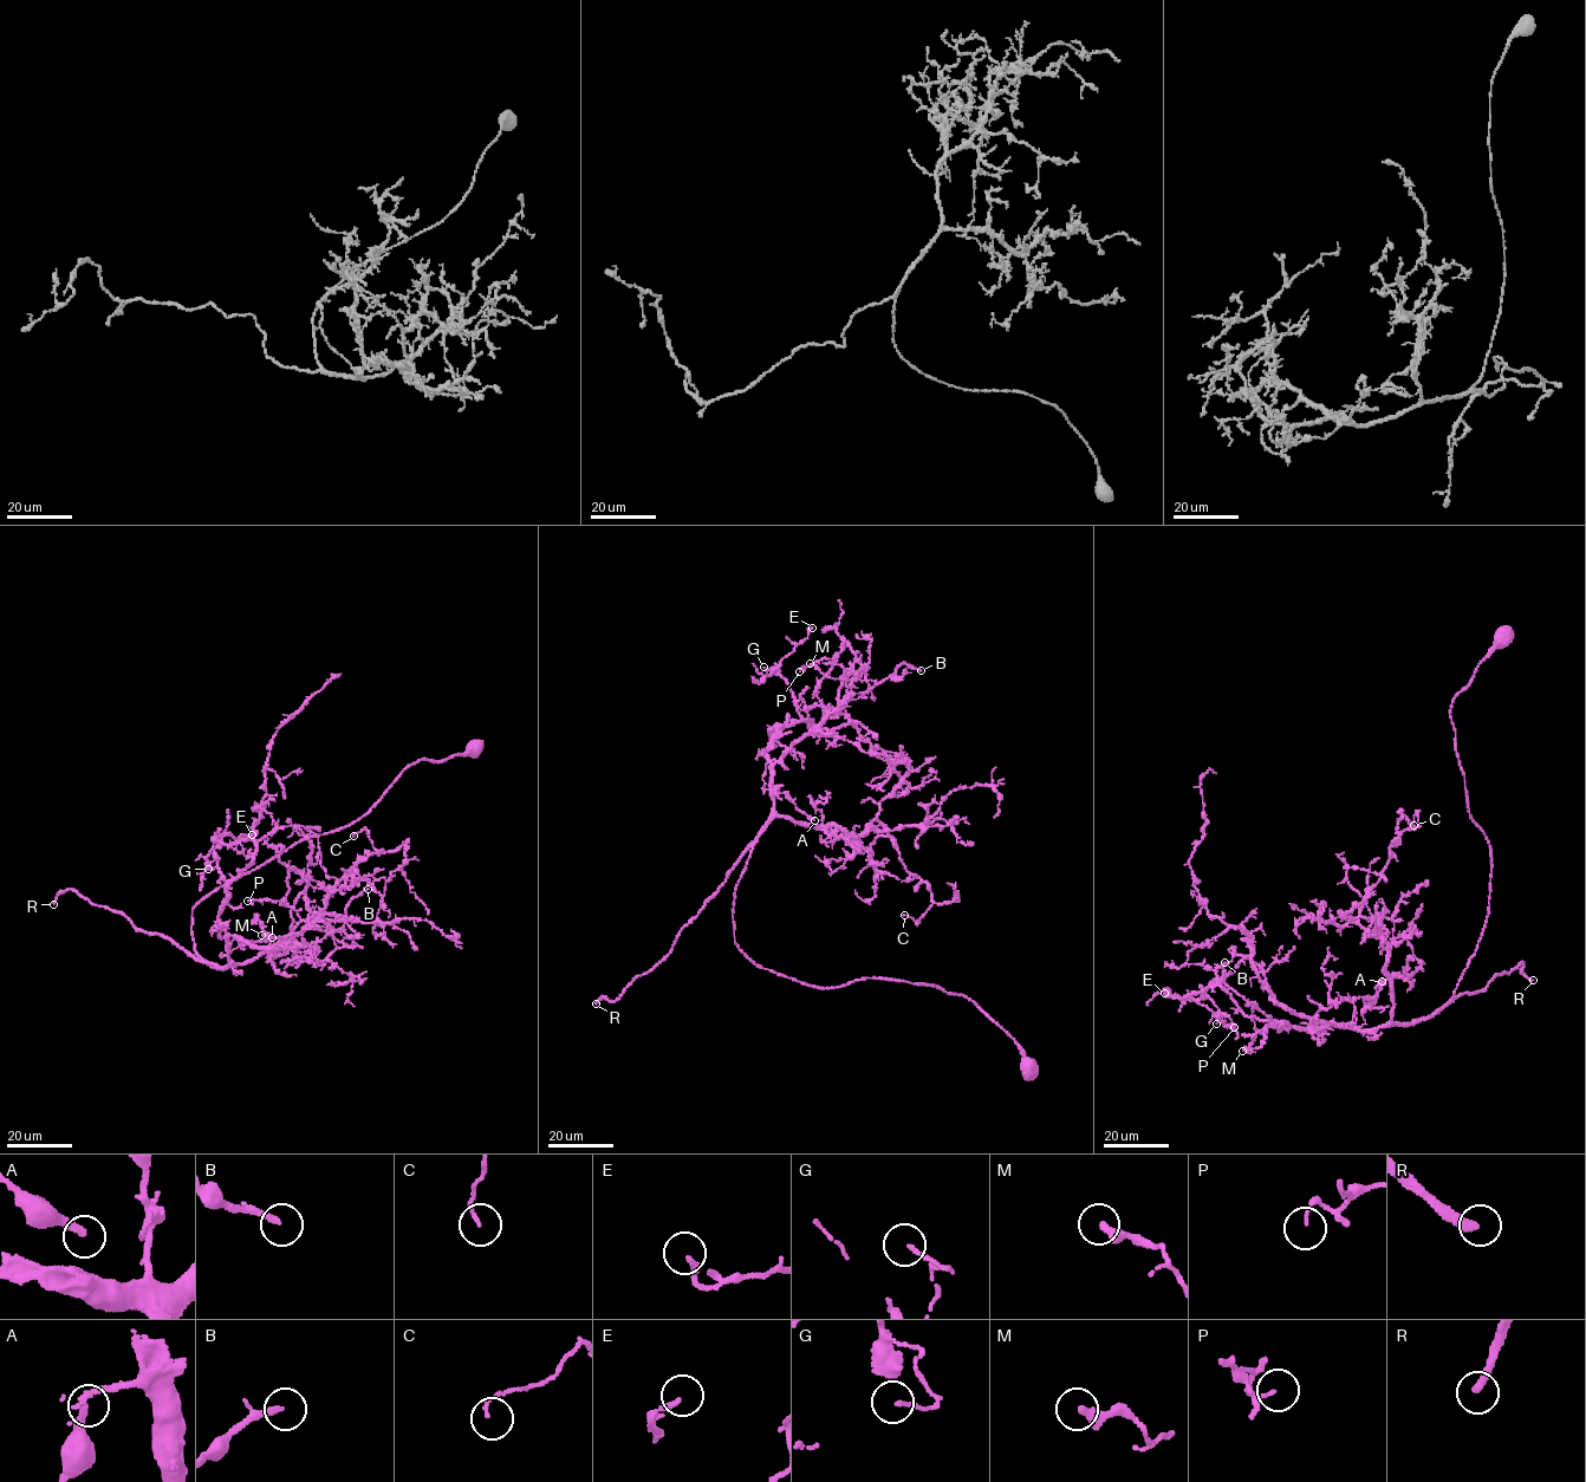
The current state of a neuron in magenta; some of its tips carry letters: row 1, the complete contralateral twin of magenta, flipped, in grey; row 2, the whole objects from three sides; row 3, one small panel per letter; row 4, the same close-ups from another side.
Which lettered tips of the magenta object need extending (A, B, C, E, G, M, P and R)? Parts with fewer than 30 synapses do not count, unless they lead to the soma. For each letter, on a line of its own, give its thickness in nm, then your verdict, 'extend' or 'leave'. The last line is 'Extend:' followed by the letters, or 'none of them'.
A: 280 nm thick; leave
B: 200 nm thick; leave
C: 110 nm thick; leave
E: 190 nm thick; leave
G: 120 nm thick; leave
M: 380 nm thick; leave
P: 100 nm thick; leave
R: 280 nm thick; extend
Extend: R

